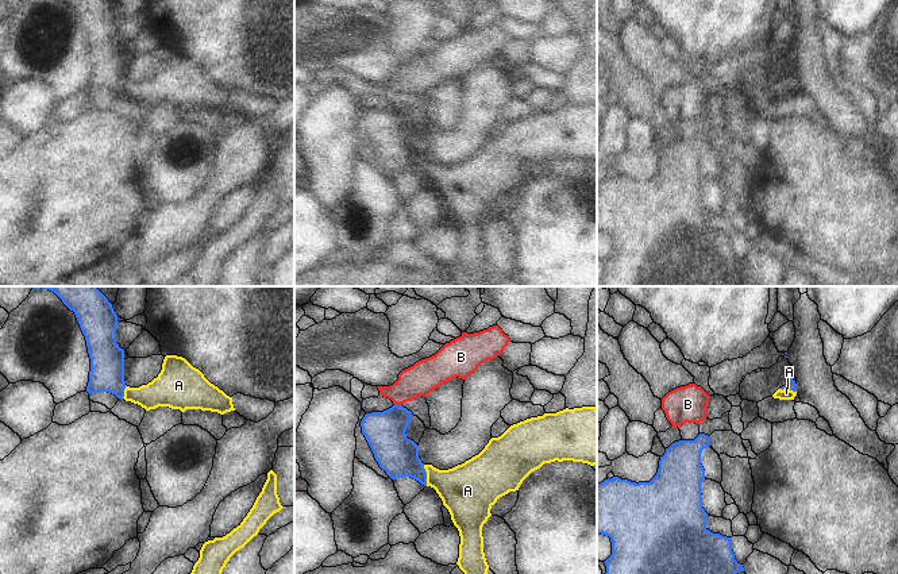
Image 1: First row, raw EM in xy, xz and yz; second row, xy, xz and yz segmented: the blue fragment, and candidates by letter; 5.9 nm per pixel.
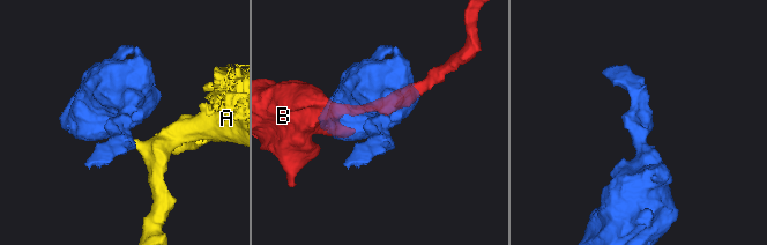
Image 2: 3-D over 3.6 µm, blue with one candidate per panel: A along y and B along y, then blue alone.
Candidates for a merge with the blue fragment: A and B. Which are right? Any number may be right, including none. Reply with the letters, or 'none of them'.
none of them

